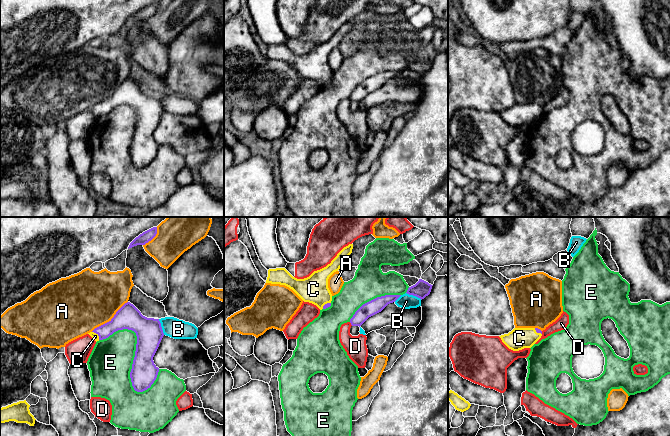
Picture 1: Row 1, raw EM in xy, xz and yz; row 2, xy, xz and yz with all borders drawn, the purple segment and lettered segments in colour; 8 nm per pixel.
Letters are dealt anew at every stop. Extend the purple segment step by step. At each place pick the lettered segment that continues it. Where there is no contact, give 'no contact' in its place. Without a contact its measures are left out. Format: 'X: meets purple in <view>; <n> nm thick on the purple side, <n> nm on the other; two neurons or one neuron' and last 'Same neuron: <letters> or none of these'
A: meets purple in xy; 190 nm thick on the purple side, 460 nm on the other; two neurons
B: meets purple in xy; 220 nm thick on the purple side, 160 nm on the other; two neurons
C: meets purple in xy; 160 nm thick on the purple side, 50 nm on the other; one neuron
D: meets purple in xz; 120 nm thick on the purple side, 170 nm on the other; two neurons
E: meets purple in xy; 220 nm thick on the purple side, 360 nm on the other; two neurons
Same neuron: C

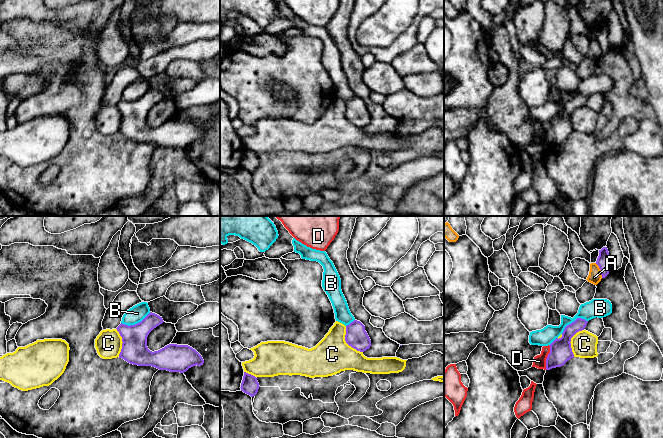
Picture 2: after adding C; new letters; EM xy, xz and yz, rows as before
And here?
A: meets purple in yz; 100 nm thick on the purple side, 110 nm on the other; two neurons
B: meets purple in xy; 220 nm thick on the purple side, 140 nm on the other; two neurons
C: meets purple in xz; 170 nm thick on the purple side, 300 nm on the other; two neurons
D: meets purple in yz; 180 nm thick on the purple side, 110 nm on the other; two neurons
Same neuron: none of these

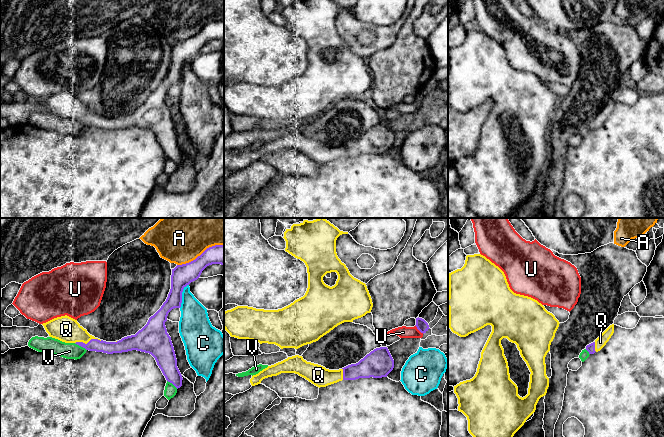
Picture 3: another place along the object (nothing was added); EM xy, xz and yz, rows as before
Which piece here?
A: meets purple in xy; 180 nm thick on the purple side, 460 nm on the other; two neurons
C: meets purple in xy; 180 nm thick on the purple side, 240 nm on the other; two neurons
Q: meets purple in xy; 100 nm thick on the purple side, 200 nm on the other; one neuron
U: meets purple in xz; 90 nm thick on the purple side, 100 nm on the other; two neurons
V: meets purple in xy; 100 nm thick on the purple side, 140 nm on the other; two neurons
Same neuron: Q

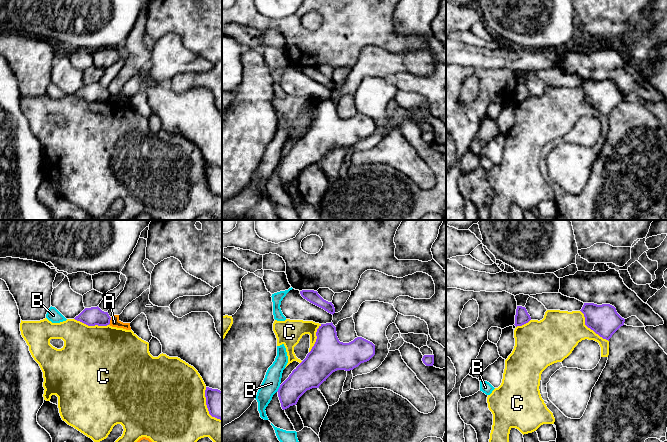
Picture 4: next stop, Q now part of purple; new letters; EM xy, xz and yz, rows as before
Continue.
A: meets purple in xy; 150 nm thick on the purple side, 80 nm on the other; two neurons
B: meets purple in xz; 220 nm thick on the purple side, 140 nm on the other; two neurons
C: meets purple in yz; 240 nm thick on the purple side, 340 nm on the other; two neurons
Same neuron: none of these

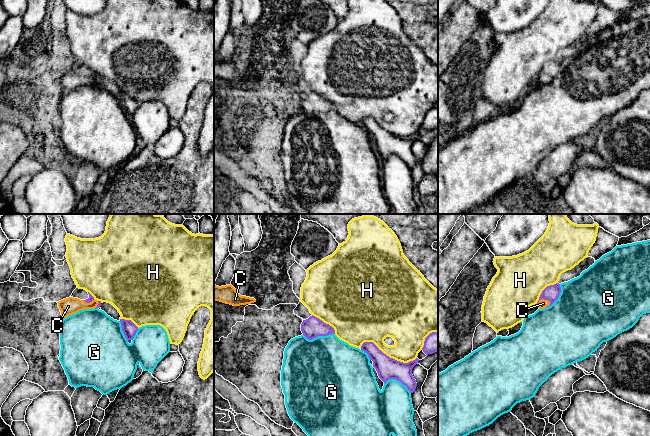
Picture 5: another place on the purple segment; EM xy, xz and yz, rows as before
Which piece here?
C: meets purple in yz; 130 nm thick on the purple side, 70 nm on the other; one neuron
G: meets purple in xz; 160 nm thick on the purple side, 480 nm on the other; two neurons
H: meets purple in xz; 180 nm thick on the purple side, 260 nm on the other; two neurons
Same neuron: C

